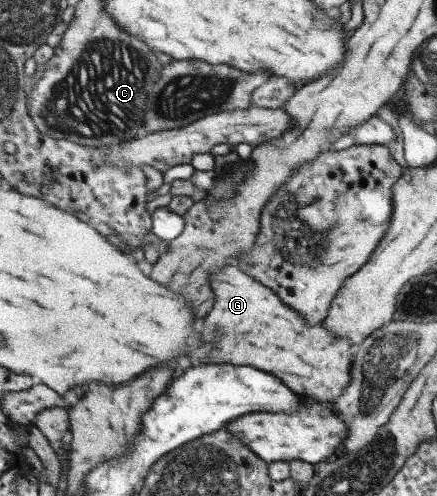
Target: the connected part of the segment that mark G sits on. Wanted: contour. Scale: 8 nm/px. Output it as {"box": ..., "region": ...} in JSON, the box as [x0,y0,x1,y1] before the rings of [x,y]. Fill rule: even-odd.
{"box":[202,263,356,402],"region":[[[233,263],[217,269],[211,275],[211,286],[217,298],[210,317],[204,319],[202,339],[212,345],[212,355],[216,359],[220,357],[222,362],[232,365],[252,365],[286,381],[286,386],[290,386],[294,392],[302,396],[309,395],[320,402],[336,401],[344,395],[344,391],[352,383],[352,367],[356,361],[356,355],[353,360],[350,359],[352,347],[349,339],[339,339],[323,326],[323,322],[309,325],[307,319],[282,301],[273,289],[250,274],[240,271]]]}

